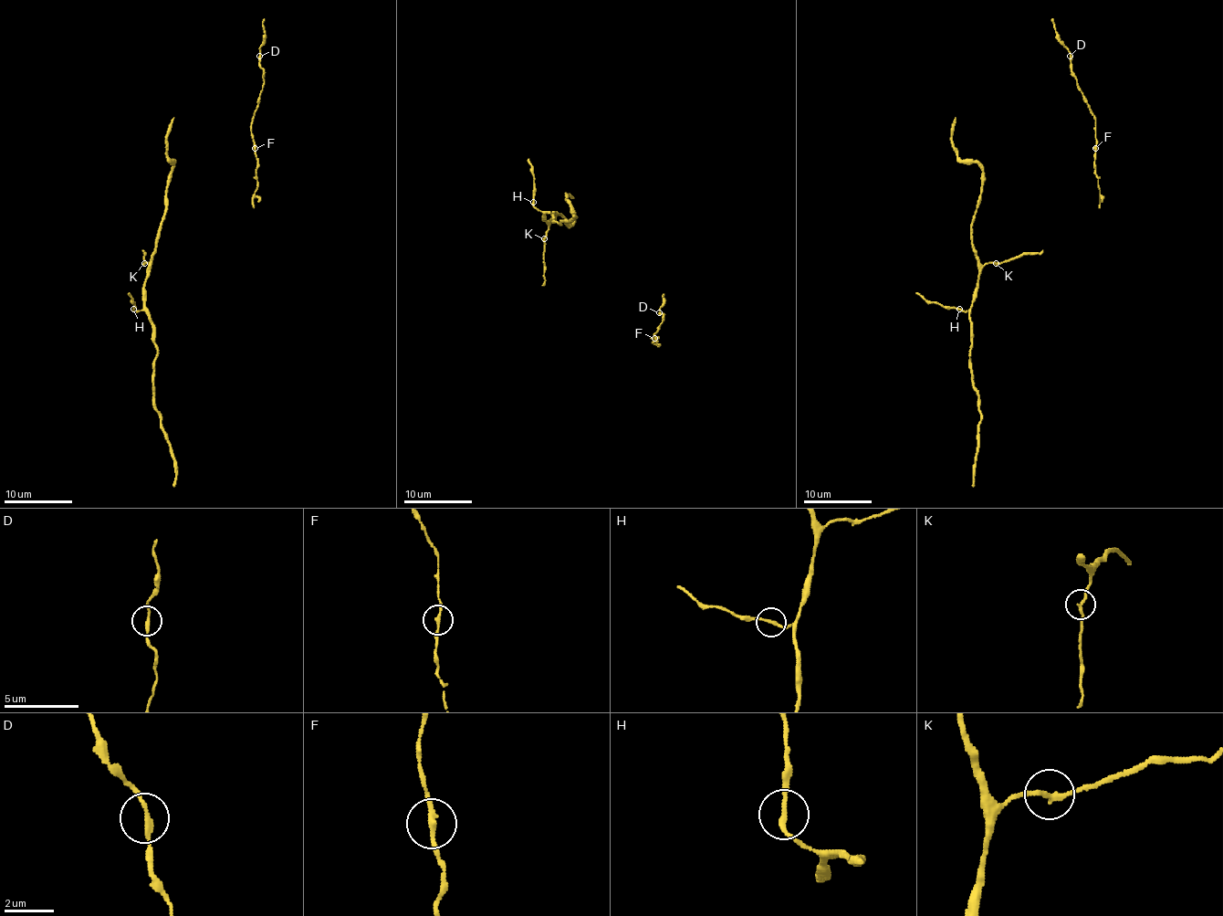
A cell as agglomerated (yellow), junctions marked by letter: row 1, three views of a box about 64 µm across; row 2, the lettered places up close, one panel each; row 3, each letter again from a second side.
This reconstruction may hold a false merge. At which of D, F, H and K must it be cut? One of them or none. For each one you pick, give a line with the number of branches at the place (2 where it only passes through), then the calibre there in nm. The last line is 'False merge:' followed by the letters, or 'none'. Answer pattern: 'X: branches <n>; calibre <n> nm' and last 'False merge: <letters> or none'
False merge: none

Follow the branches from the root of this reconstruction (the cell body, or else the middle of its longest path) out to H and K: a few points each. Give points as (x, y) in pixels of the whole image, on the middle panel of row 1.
H: (545, 285), (543, 244), (548, 224), (533, 202)
K: (545, 285), (543, 239)

